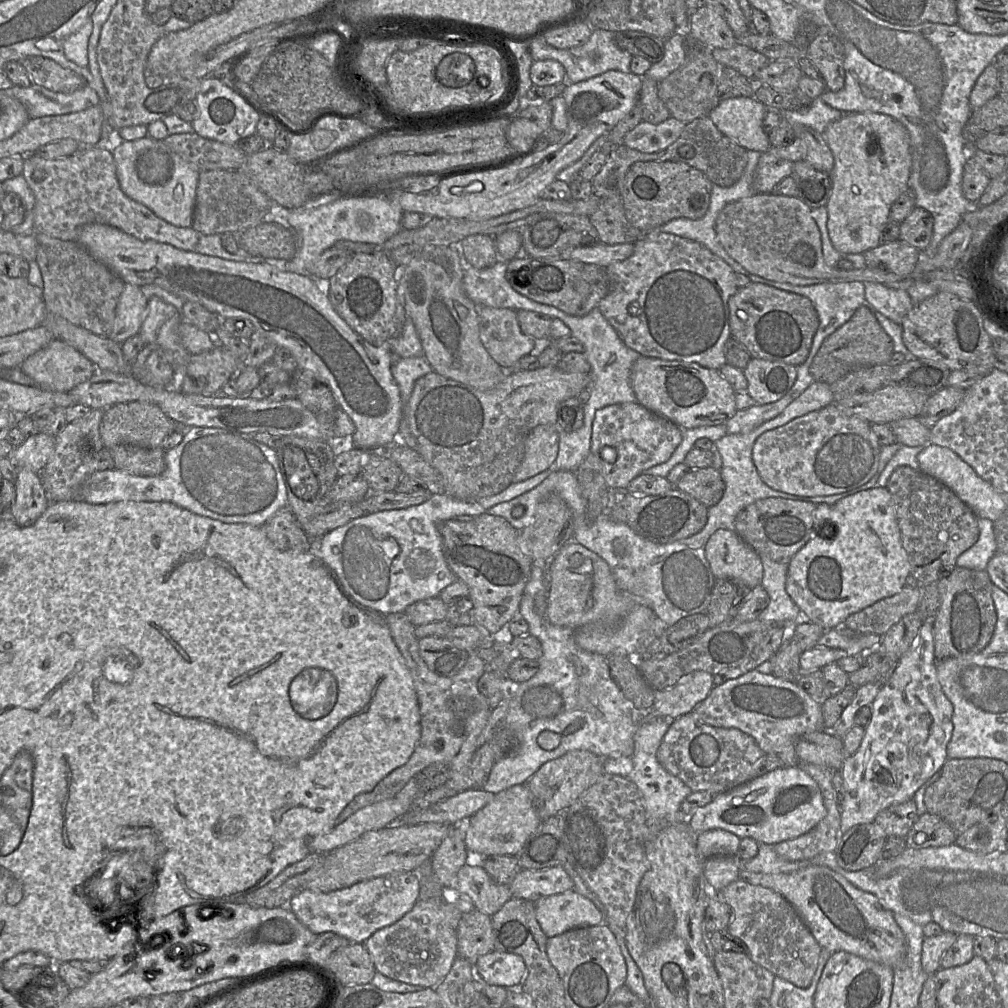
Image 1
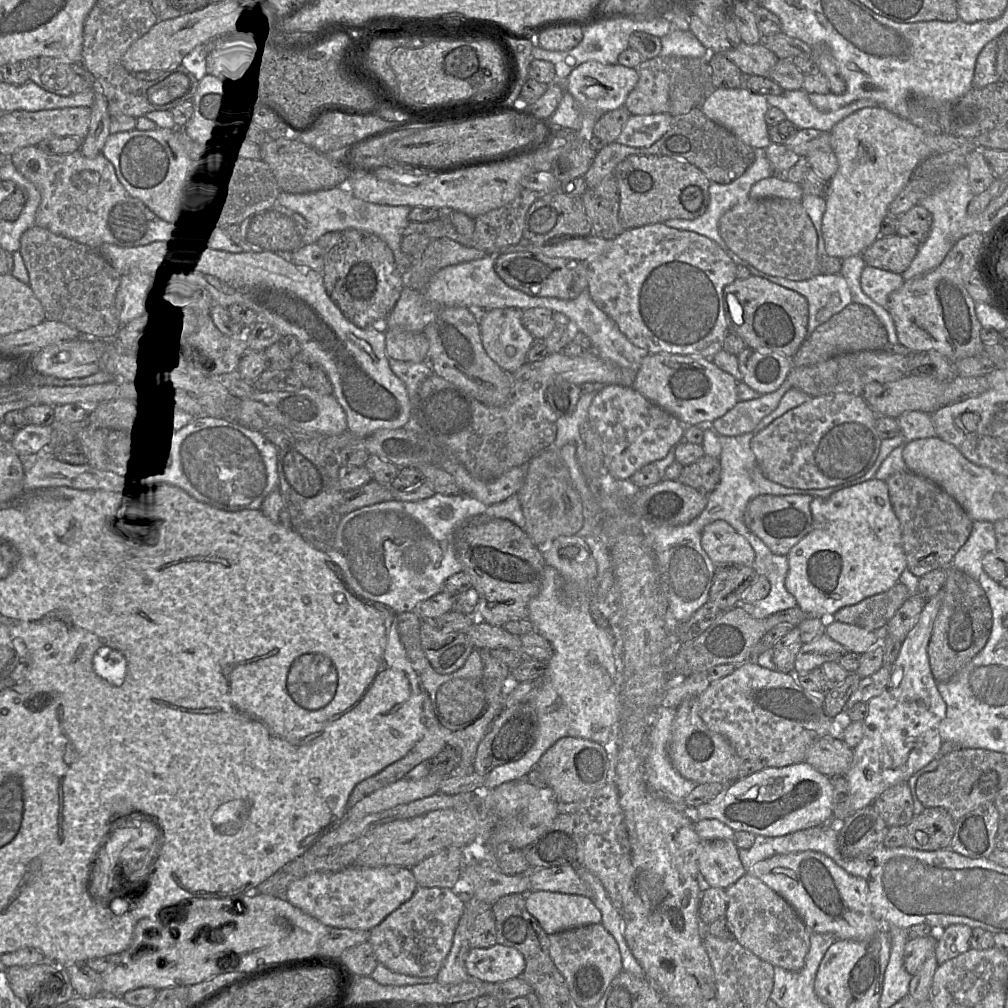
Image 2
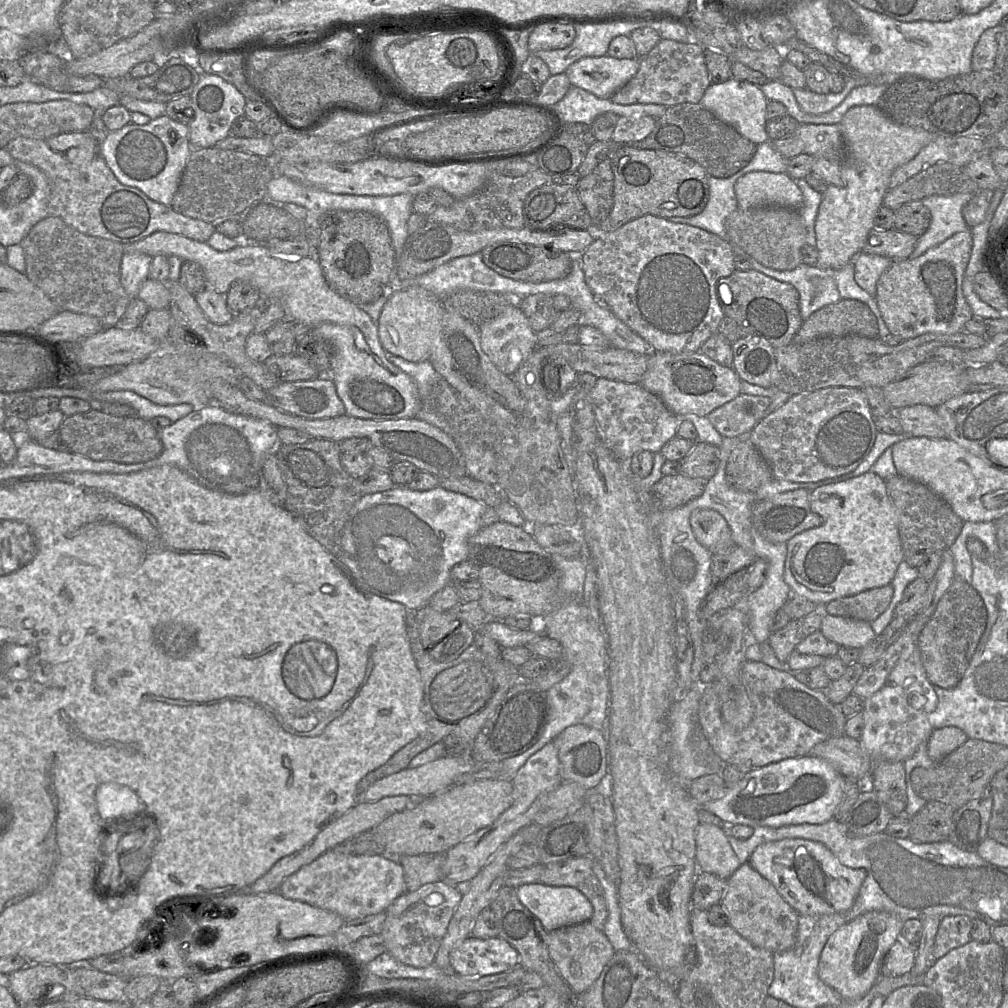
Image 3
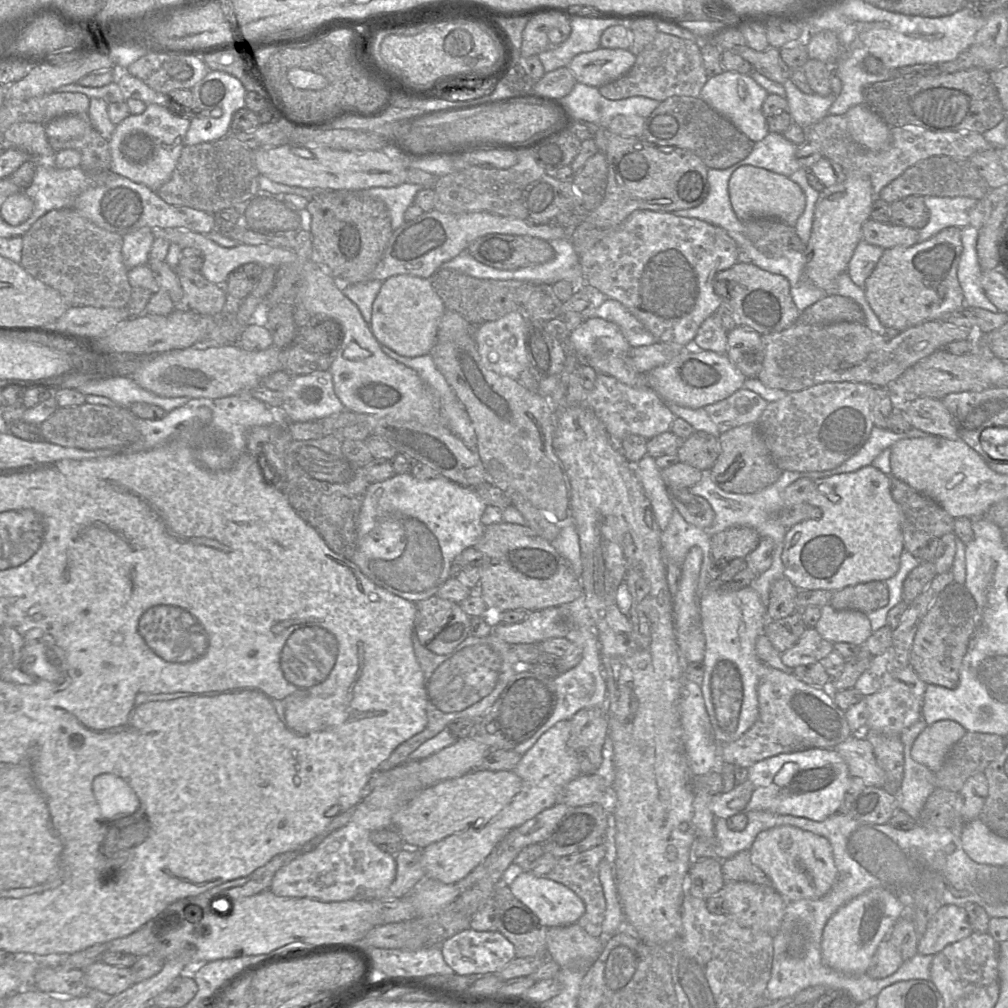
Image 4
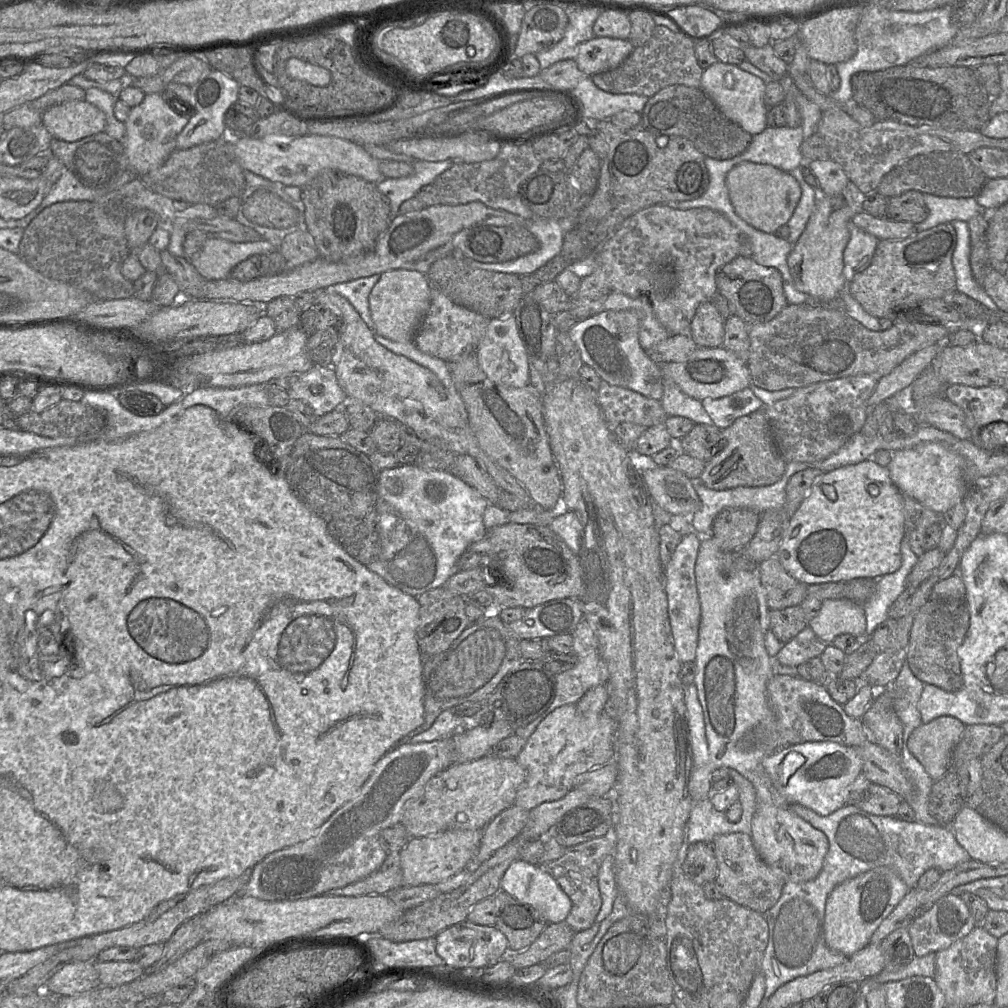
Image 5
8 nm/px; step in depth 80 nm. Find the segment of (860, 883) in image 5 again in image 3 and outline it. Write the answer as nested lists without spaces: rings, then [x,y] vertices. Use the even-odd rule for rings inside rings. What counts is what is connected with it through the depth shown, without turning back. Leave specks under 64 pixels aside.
[[[869,911],[848,920],[831,934],[818,964],[820,980],[845,1000],[864,996],[880,978],[880,968],[890,947],[899,940],[902,922],[886,911]]]

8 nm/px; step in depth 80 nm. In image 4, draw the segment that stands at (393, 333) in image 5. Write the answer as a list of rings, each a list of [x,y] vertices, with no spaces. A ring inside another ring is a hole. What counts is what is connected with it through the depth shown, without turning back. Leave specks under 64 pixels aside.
[[[395,275],[382,282],[372,305],[370,328],[380,345],[401,356],[422,356],[430,353],[437,342],[438,327],[445,310],[429,279]]]

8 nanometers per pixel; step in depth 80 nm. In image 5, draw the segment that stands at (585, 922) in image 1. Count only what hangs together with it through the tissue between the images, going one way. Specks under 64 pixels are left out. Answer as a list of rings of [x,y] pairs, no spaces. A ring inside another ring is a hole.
[[[519,858],[505,871],[500,890],[534,907],[547,924],[565,921],[572,907],[569,896],[549,873]]]

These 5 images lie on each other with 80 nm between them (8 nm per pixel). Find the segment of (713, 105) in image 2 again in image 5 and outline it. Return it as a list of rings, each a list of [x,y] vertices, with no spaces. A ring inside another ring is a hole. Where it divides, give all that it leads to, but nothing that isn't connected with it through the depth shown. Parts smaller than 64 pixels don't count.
[[[717,61],[703,70],[702,90],[714,101],[720,111],[752,136],[761,133],[767,125],[767,107],[764,102],[766,83],[737,65]]]

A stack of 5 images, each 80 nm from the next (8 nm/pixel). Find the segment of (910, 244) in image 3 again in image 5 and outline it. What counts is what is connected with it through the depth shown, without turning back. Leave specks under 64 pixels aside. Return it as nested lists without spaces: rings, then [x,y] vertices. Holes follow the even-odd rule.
[[[864,210],[853,217],[852,223],[878,240],[903,240],[916,232],[911,222],[894,221],[887,216],[876,218]]]

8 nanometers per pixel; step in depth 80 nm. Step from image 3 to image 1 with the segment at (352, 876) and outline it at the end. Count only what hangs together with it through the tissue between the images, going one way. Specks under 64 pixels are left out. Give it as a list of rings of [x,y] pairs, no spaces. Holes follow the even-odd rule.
[[[416,872],[392,873],[350,887],[322,893],[304,889],[289,902],[289,910],[313,934],[335,933],[350,943],[365,943],[376,931],[399,921],[419,900]]]

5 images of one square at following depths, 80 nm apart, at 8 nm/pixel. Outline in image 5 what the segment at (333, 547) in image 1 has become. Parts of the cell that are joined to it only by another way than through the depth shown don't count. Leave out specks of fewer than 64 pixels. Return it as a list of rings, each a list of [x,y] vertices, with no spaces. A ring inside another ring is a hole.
[[[414,464],[384,469],[379,475],[376,500],[380,554],[366,565],[367,568],[391,586],[415,598],[428,590],[444,586],[458,571],[459,557],[466,548],[486,536],[483,514],[488,504],[477,490],[447,471],[425,470]]]

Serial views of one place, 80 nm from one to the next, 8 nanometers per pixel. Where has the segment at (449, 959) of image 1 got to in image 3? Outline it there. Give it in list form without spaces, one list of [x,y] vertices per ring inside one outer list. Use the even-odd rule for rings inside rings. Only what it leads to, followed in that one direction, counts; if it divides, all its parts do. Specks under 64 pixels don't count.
[[[445,880],[425,884],[398,897],[386,909],[386,920],[380,933],[386,952],[399,962],[412,967],[425,968],[432,965],[461,898],[455,884]]]

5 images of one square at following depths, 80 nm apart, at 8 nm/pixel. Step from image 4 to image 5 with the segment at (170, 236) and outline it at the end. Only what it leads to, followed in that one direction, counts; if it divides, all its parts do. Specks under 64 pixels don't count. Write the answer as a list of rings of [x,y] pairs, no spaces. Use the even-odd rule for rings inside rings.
[[[208,237],[201,251],[190,258],[190,263],[206,280],[220,280],[230,276],[243,260],[255,254],[270,255],[278,248],[267,240],[230,242]]]

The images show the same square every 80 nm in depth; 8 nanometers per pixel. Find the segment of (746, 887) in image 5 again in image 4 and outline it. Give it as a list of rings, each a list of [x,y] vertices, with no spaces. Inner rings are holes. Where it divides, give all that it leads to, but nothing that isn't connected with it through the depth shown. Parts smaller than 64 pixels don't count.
[[[744,850],[721,860],[721,870],[726,882],[746,881],[760,885],[772,885],[770,878],[750,859],[750,851]]]

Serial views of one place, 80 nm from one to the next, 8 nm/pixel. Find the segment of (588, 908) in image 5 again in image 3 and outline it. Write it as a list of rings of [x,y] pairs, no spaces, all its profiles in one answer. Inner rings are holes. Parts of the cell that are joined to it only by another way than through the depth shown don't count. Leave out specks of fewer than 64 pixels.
[[[585,855],[547,864],[539,882],[549,886],[569,886],[580,891],[593,907],[588,922],[603,930],[607,907],[603,888],[593,871],[593,862],[590,855]]]

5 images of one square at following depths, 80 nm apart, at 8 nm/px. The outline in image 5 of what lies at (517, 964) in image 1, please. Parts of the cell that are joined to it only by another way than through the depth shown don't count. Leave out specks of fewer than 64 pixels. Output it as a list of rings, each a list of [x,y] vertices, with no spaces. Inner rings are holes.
[[[465,920],[441,931],[436,937],[436,951],[452,968],[486,968],[500,961],[509,947],[505,936],[496,926],[483,926]]]

